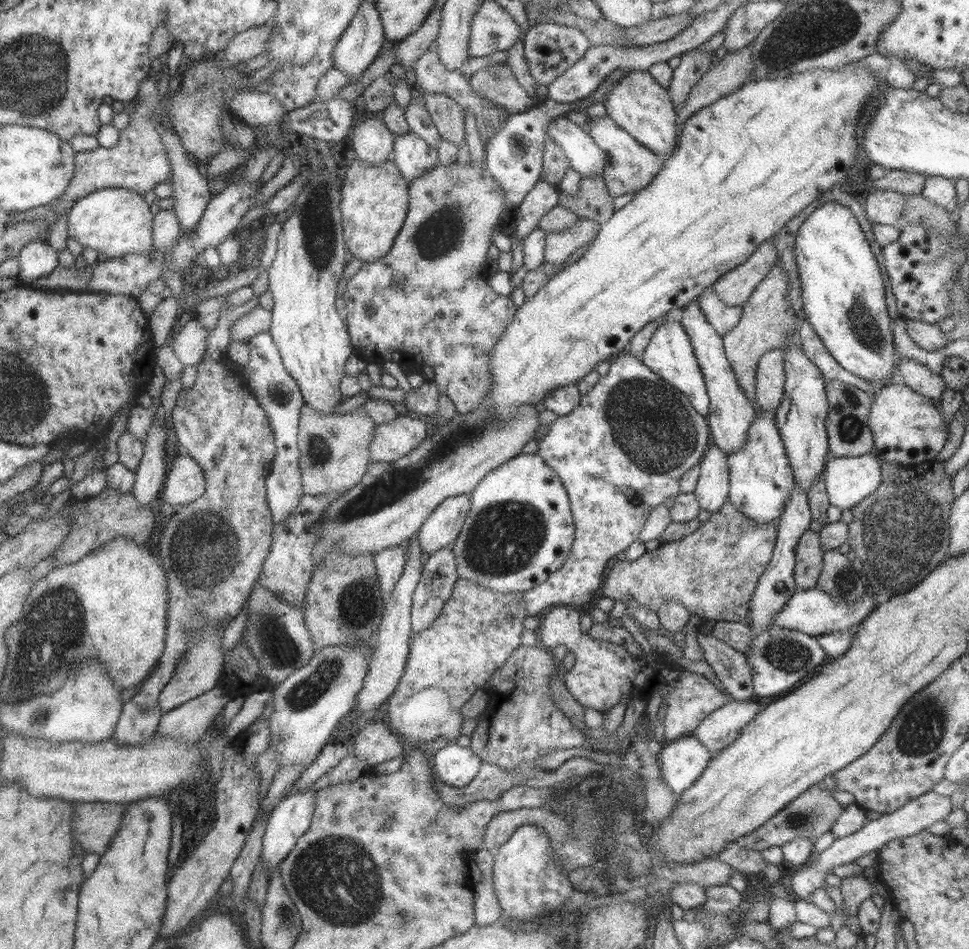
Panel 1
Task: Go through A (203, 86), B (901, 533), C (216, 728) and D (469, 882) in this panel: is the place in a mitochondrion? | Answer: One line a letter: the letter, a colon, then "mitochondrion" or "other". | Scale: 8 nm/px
A: mitochondrion
B: mitochondrion
C: other
D: other

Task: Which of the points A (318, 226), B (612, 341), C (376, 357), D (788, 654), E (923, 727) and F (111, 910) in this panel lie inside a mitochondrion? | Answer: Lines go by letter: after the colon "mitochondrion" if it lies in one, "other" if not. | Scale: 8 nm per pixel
A: mitochondrion
B: other
C: other
D: mitochondrion
E: mitochondrion
F: other

